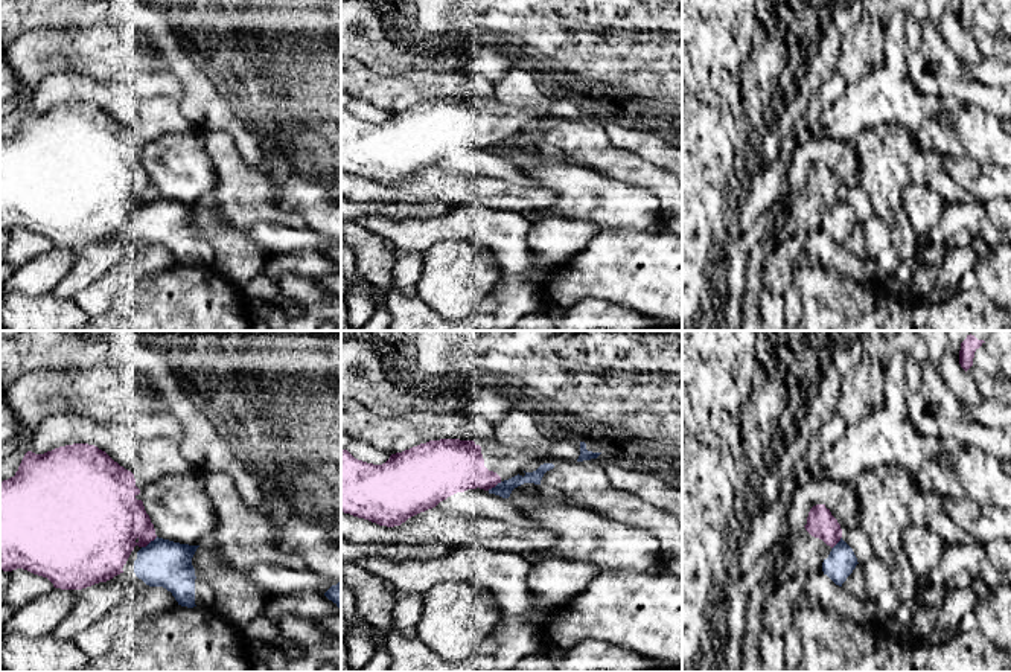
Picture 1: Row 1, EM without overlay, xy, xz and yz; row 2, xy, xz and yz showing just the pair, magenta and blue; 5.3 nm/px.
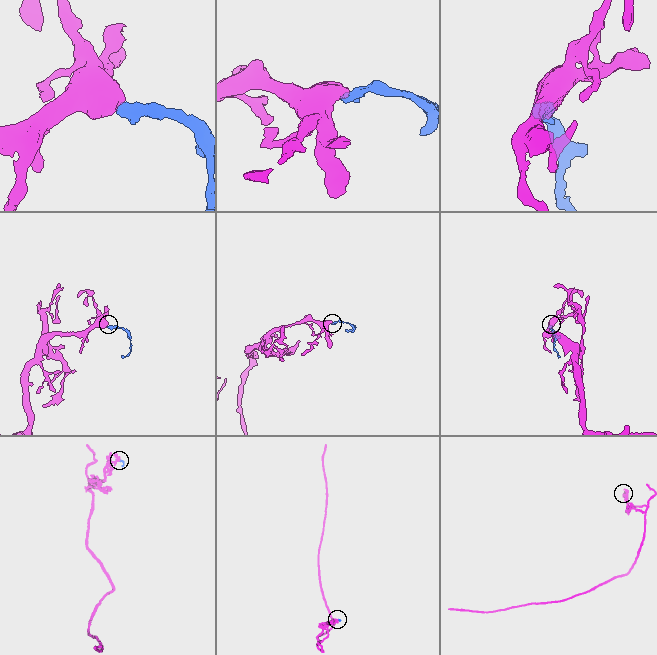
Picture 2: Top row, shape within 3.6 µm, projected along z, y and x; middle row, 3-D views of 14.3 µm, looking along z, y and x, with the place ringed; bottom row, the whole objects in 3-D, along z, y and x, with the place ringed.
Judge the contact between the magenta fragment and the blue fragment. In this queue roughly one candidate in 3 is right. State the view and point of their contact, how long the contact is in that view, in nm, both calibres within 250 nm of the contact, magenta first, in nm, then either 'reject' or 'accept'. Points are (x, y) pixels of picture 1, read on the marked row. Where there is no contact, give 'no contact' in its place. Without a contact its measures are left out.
xy (149, 541) | 110 nm | 360/240 nm | reject

